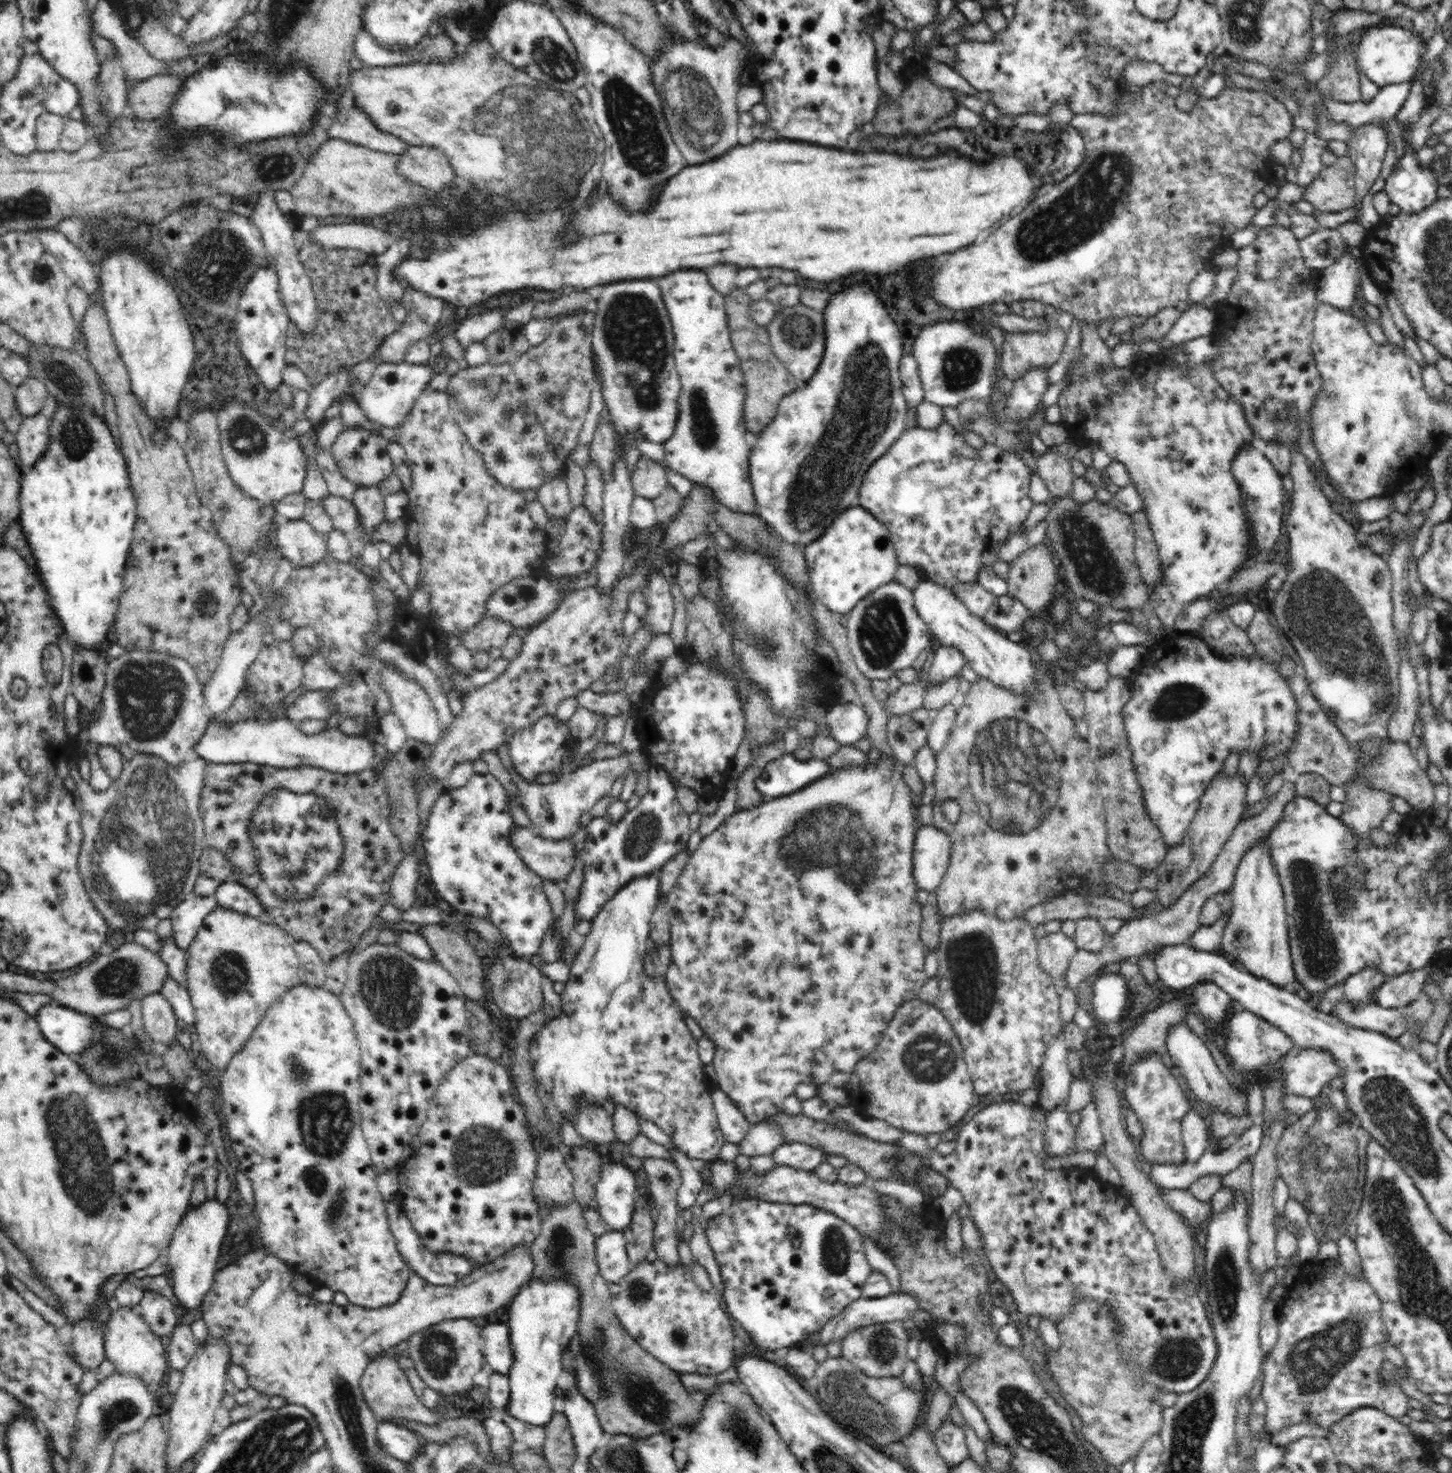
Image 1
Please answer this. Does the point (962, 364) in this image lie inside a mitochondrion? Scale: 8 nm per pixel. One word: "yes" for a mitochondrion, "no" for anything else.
yes

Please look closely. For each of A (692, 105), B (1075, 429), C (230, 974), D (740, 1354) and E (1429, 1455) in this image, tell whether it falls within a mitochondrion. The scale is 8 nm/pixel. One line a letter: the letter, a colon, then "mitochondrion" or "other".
A: mitochondrion
B: other
C: mitochondrion
D: other
E: other

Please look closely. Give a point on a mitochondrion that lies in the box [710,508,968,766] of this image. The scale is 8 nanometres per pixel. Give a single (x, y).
(883, 630)

